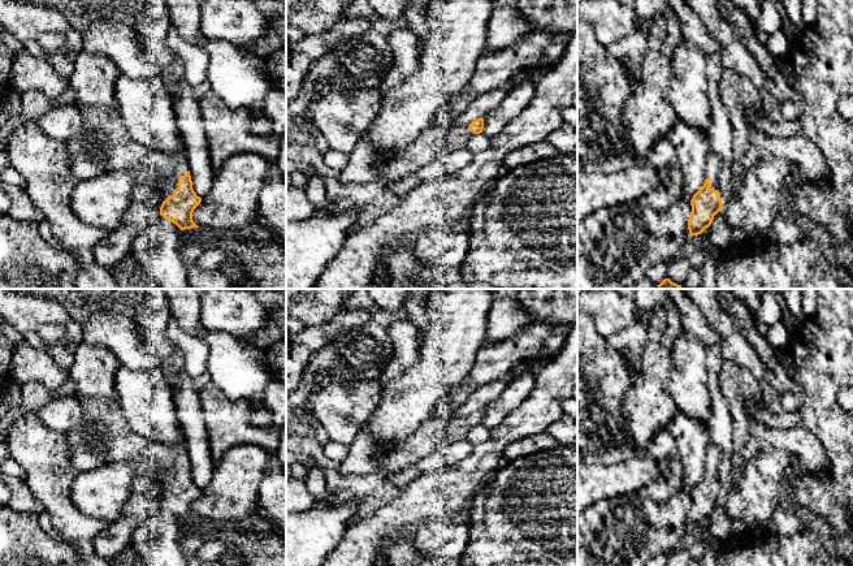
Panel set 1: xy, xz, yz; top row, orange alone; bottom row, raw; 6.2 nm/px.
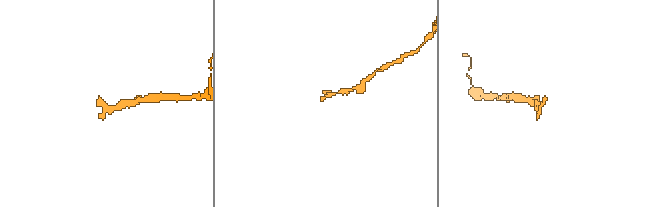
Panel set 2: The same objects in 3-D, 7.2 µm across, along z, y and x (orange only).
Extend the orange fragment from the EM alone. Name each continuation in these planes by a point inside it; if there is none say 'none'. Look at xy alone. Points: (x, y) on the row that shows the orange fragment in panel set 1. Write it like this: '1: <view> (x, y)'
1: xy (105, 145)

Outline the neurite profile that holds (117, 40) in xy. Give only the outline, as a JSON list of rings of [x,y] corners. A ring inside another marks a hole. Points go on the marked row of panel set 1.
[[[96,21],[82,31],[83,51],[101,53],[118,68],[120,74],[146,79],[161,75],[159,65],[147,56],[134,27],[118,21]]]

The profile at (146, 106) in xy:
[[[120,74],[114,98],[124,125],[137,142],[170,156],[185,155],[172,92],[161,75],[139,79]]]

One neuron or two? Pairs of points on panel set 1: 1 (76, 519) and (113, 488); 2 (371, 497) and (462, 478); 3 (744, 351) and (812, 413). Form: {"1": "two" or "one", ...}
{"1": "two", "2": "two", "3": "two"}

